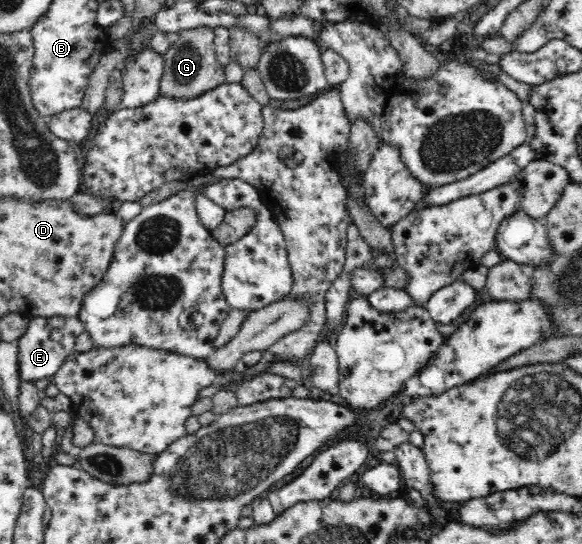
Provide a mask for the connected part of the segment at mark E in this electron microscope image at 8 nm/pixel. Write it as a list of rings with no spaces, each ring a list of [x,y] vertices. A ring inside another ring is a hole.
[[[53,316],[50,318],[34,317],[29,322],[27,333],[17,342],[19,347],[19,374],[22,381],[33,381],[43,378],[51,378],[57,374],[57,371],[69,361],[75,353],[75,342],[79,335],[84,333],[81,320],[75,317]],[[59,327],[63,331],[63,339],[55,343],[51,339],[51,331]]]

